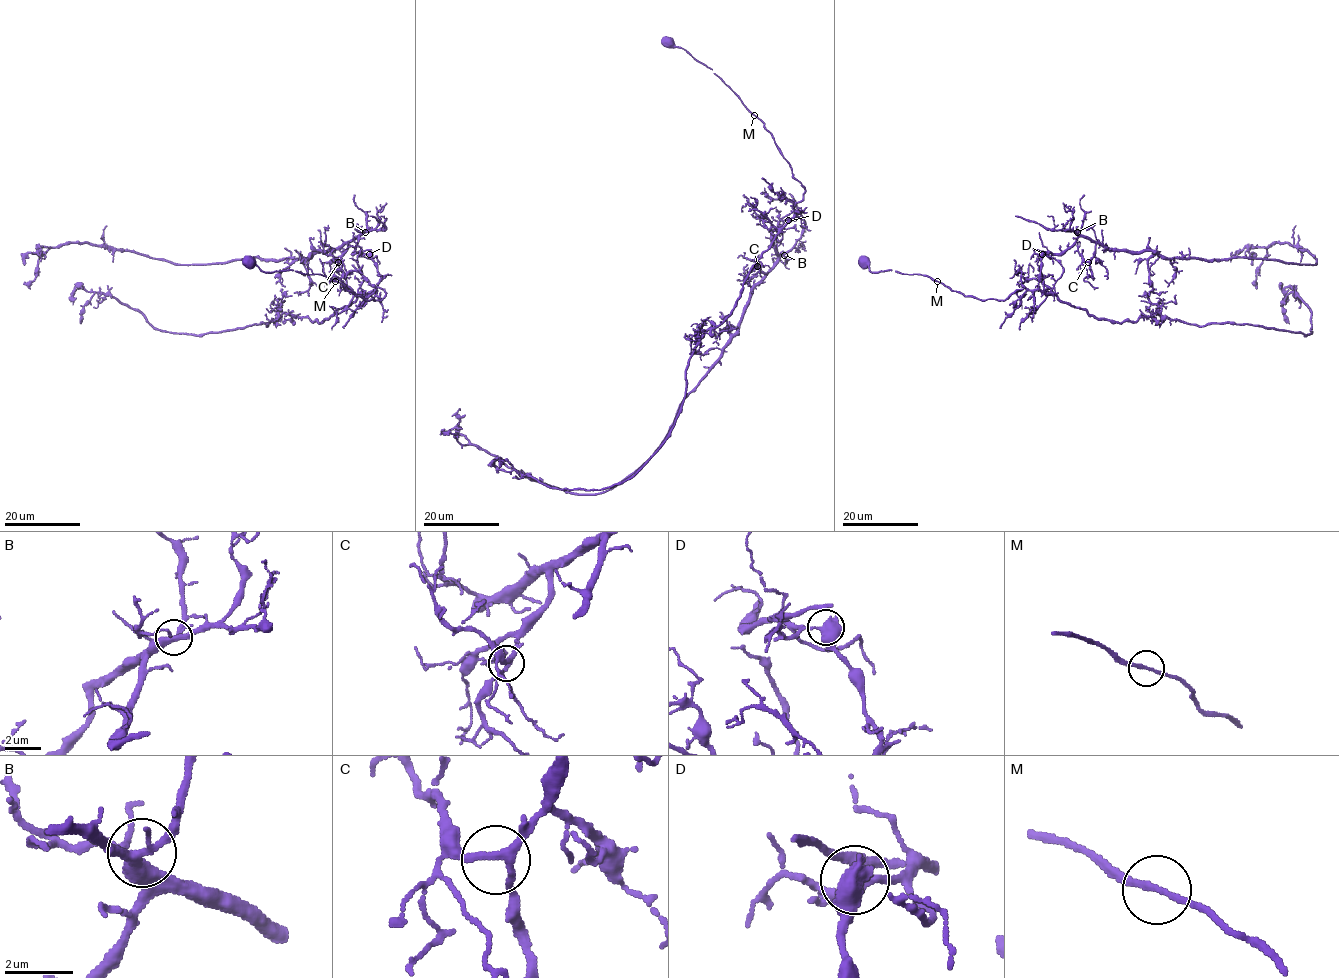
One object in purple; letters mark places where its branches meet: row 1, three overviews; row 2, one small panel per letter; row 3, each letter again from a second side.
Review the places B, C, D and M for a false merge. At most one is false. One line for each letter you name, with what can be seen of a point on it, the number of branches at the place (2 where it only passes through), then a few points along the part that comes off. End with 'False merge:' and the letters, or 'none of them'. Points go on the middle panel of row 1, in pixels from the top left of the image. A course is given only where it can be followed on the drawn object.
D: Place: (788, 220). Branches: 2. Course of the part to remove: (788, 220), (771, 233), (777, 263), (721, 357), (662, 444), (610, 488), (530, 480), (442, 432)
False merge: D

